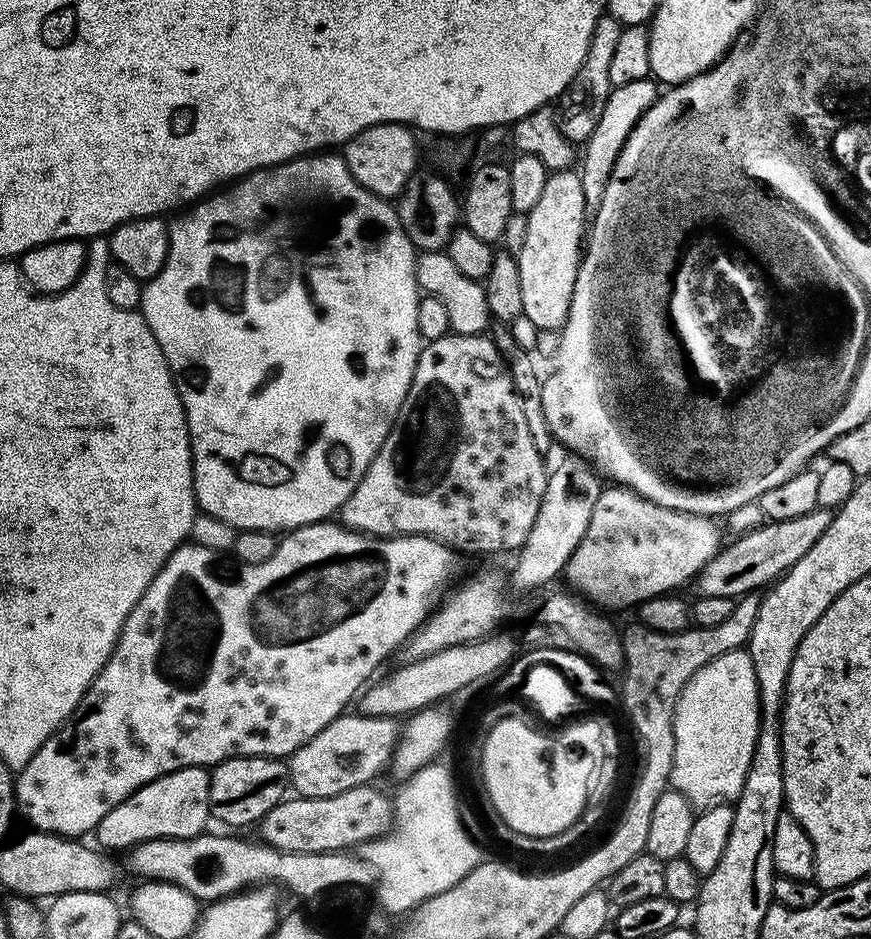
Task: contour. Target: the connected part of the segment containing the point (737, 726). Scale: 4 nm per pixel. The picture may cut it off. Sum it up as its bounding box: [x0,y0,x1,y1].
[670,650,760,810]

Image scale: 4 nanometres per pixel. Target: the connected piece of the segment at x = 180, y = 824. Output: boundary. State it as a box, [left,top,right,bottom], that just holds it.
[94,767,210,849]

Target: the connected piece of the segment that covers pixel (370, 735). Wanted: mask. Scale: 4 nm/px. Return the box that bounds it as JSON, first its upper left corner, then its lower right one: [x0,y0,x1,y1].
[289,715,396,797]

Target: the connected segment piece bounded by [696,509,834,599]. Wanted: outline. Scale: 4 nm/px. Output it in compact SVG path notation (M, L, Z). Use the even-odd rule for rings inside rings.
M815 509L796 519L764 522L748 529L703 566L696 578L698 594L705 599L735 599L780 580L824 534L833 515L831 509Z

